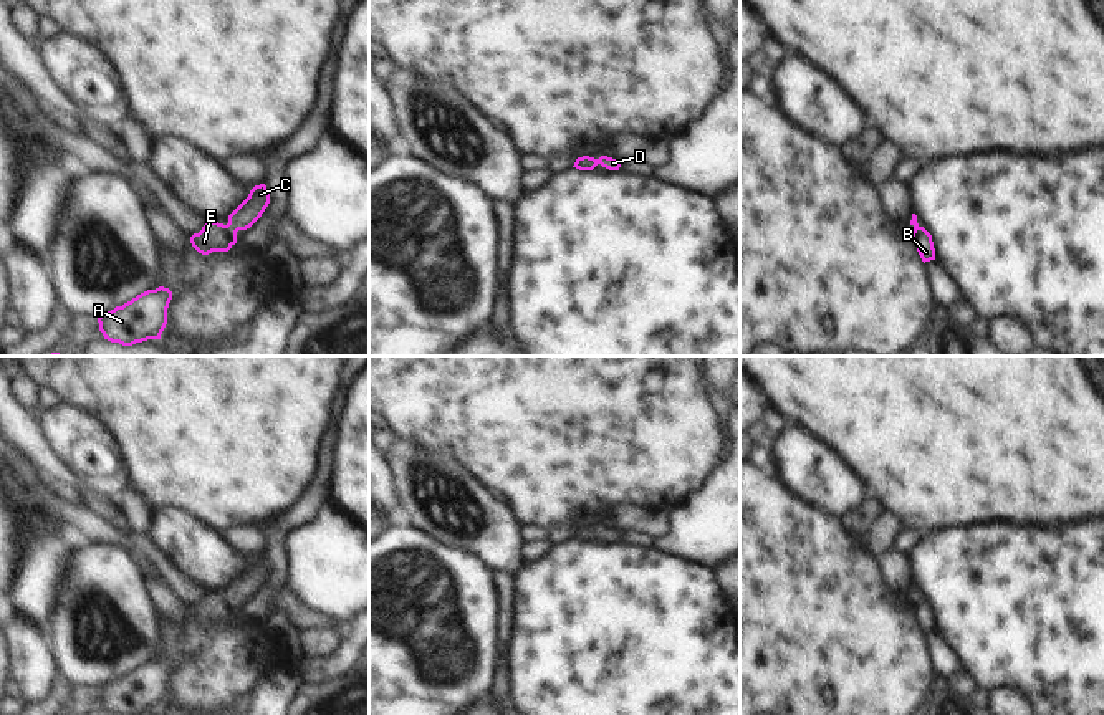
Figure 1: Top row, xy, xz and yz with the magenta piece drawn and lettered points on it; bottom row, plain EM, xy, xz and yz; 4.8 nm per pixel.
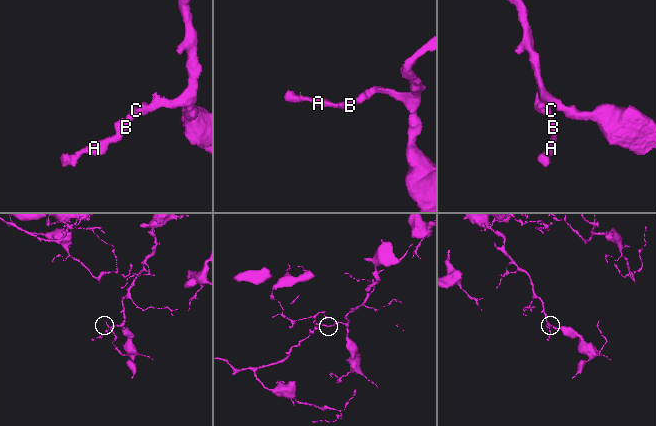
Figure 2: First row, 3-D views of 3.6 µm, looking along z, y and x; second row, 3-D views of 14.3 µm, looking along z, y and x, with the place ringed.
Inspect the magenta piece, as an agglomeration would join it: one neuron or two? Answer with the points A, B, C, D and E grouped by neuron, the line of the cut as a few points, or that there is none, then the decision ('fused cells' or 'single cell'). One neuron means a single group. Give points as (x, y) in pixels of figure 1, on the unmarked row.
A B C D E | no cut | single cell

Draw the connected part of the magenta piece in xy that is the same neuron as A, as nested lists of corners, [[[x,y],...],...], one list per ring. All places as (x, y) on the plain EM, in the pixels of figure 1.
[[[169,659],[147,660],[122,677],[98,687],[104,710],[119,715],[136,715],[161,710],[167,695],[167,679],[172,670]]]

